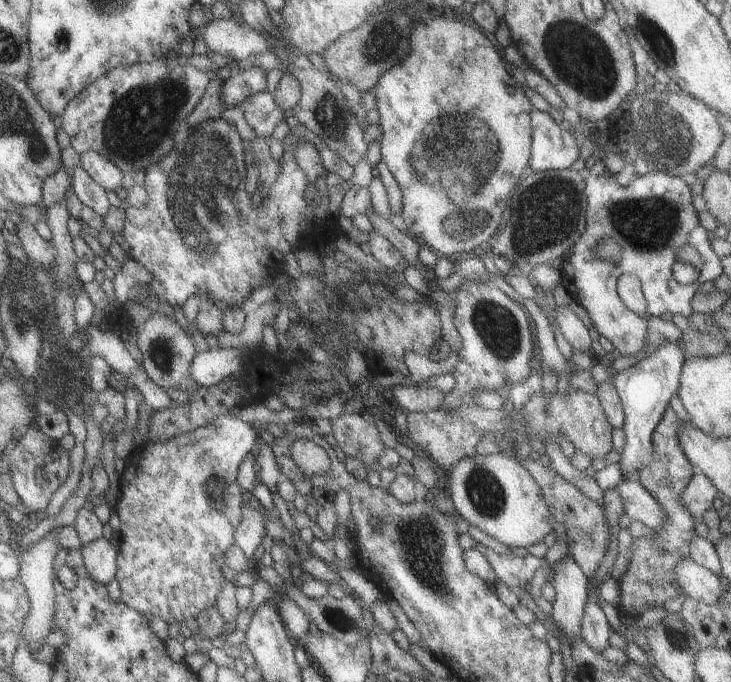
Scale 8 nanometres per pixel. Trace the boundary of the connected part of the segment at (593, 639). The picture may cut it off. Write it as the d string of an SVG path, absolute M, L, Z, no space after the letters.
M587 600L582 608L578 636L593 652L599 653L607 648L609 625L596 600Z

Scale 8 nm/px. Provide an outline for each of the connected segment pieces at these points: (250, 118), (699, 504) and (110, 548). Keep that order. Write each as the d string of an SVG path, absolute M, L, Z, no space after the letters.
M266 90L252 94L238 104L238 107L255 137L269 138L279 122L286 119L283 111L275 104L273 97Z
M695 472L679 493L678 501L692 518L702 518L715 498L715 487L703 474Z
M103 537L80 546L80 555L91 580L105 585L114 579L116 548Z

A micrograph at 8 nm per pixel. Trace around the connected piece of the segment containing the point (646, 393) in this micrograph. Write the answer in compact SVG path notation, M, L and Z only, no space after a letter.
M678 340L677 342L665 342L657 346L651 354L647 354L643 360L634 364L633 368L625 368L612 378L611 383L620 398L624 412L621 426L624 445L618 460L622 478L628 478L631 472L635 472L651 460L651 437L669 398L677 392L680 368L683 363Z

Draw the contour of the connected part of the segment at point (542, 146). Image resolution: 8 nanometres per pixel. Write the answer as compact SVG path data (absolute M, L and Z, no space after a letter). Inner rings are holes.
M532 109L530 112L530 155L522 176L532 172L561 170L572 166L579 148L574 143L574 130L556 124L547 113Z

